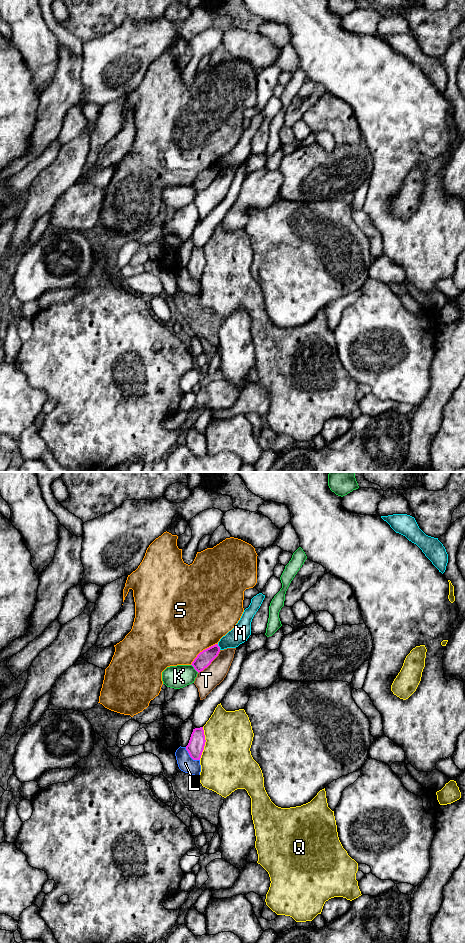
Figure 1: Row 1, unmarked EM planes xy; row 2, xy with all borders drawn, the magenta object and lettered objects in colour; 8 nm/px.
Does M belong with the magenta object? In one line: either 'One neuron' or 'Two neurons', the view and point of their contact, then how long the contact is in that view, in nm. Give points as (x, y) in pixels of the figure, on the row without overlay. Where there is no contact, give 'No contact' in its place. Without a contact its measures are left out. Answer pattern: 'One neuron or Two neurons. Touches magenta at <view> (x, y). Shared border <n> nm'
Two neurons. Touches magenta at xy (219, 167). Shared border 50 nm

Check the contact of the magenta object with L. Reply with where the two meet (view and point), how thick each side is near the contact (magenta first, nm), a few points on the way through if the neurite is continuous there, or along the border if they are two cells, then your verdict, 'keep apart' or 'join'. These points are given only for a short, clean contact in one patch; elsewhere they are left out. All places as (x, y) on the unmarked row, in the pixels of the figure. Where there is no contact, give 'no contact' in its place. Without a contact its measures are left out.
meets magenta in xy at (190, 276); 140 nm thick on the magenta side, 130 nm on the other; border along xy (185, 267), (193, 279), (199, 280); keep apart

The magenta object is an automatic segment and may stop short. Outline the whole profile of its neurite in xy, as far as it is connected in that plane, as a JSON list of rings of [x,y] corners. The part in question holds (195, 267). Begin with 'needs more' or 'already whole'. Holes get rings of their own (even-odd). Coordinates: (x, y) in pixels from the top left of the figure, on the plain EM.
already whole | [[[203,247],[193,249],[186,270],[193,280],[200,280],[205,266],[205,255]]]

